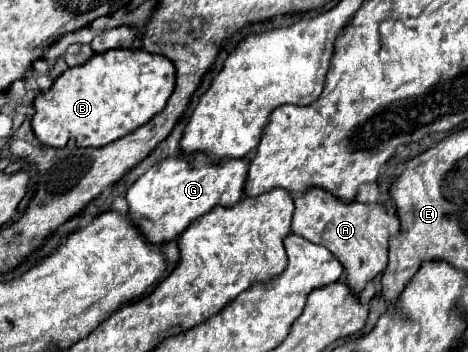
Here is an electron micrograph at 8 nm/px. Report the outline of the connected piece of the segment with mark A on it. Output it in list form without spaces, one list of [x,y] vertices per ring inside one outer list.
[[[321,187],[307,189],[303,195],[295,197],[295,213],[291,219],[291,231],[299,237],[305,237],[311,243],[327,247],[345,267],[345,283],[359,295],[365,285],[387,267],[389,237],[401,231],[399,217],[389,215],[379,203],[341,203],[329,191]]]

